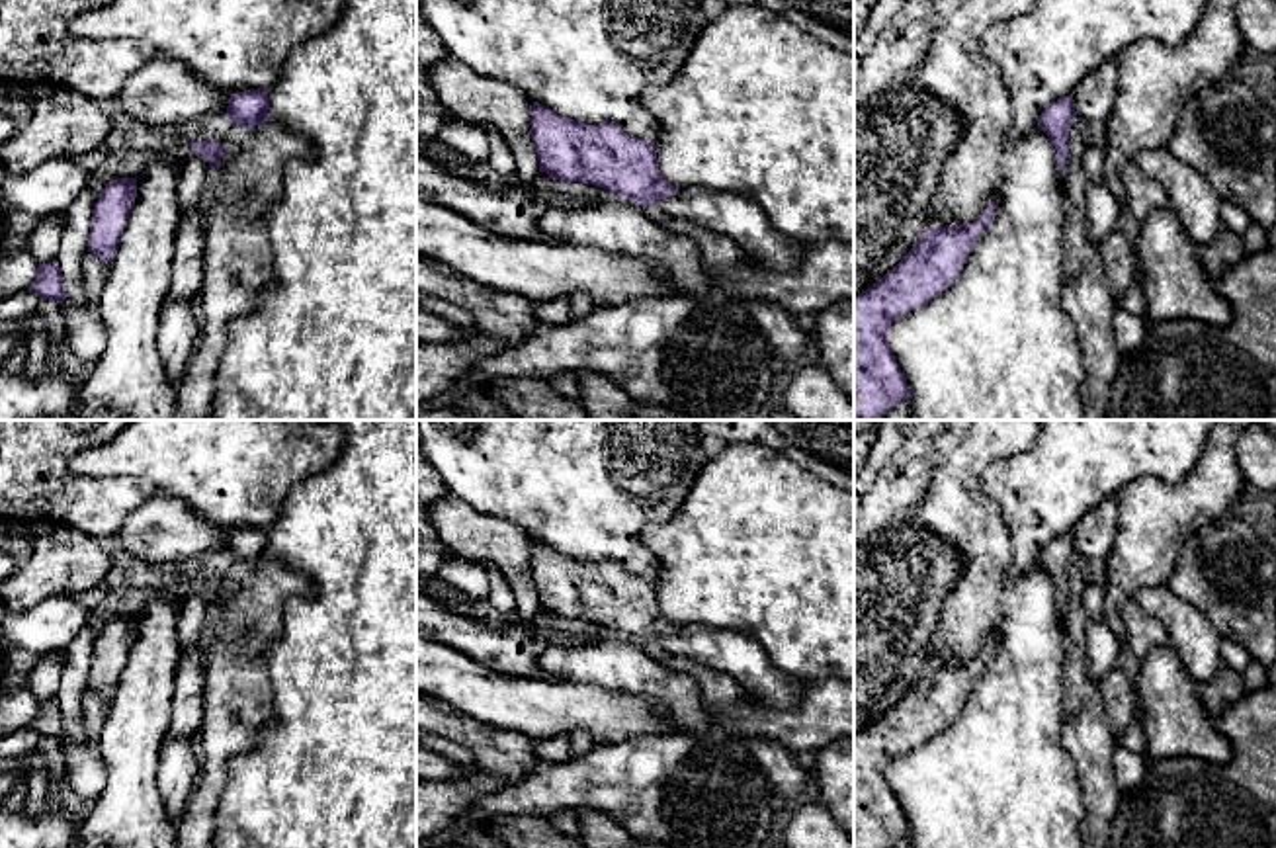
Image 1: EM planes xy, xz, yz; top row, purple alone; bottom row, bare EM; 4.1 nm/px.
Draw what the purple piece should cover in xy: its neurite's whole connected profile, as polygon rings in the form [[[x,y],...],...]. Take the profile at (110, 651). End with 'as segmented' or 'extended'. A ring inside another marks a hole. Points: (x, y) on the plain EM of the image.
[[[117,615],[100,627],[92,647],[88,690],[111,700],[137,635],[137,615]]] | as segmented

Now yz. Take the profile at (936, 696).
[[[991,639],[969,662],[930,664],[891,709],[854,735],[854,848],[889,848],[897,840],[909,840],[907,815],[891,791],[887,768],[897,754],[920,746],[957,717],[973,680],[995,655],[995,647],[997,641]]] | as segmented

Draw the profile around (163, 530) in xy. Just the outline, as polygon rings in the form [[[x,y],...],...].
[[[156,494],[125,518],[113,539],[139,561],[160,565],[203,551],[225,551],[231,533],[180,498]]]

